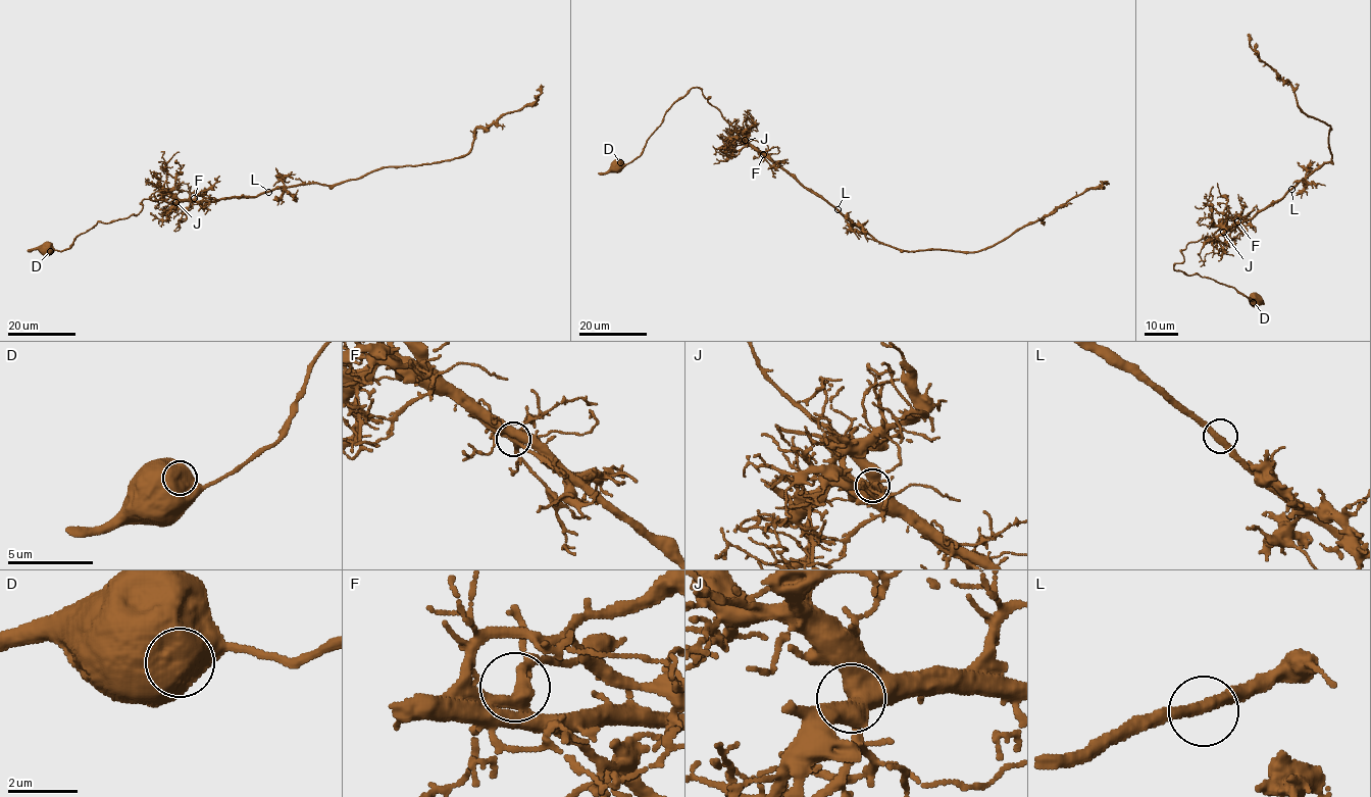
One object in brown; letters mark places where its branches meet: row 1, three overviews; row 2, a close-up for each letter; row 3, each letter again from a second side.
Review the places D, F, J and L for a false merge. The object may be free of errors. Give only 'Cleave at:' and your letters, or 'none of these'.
Cleave at: none of these

